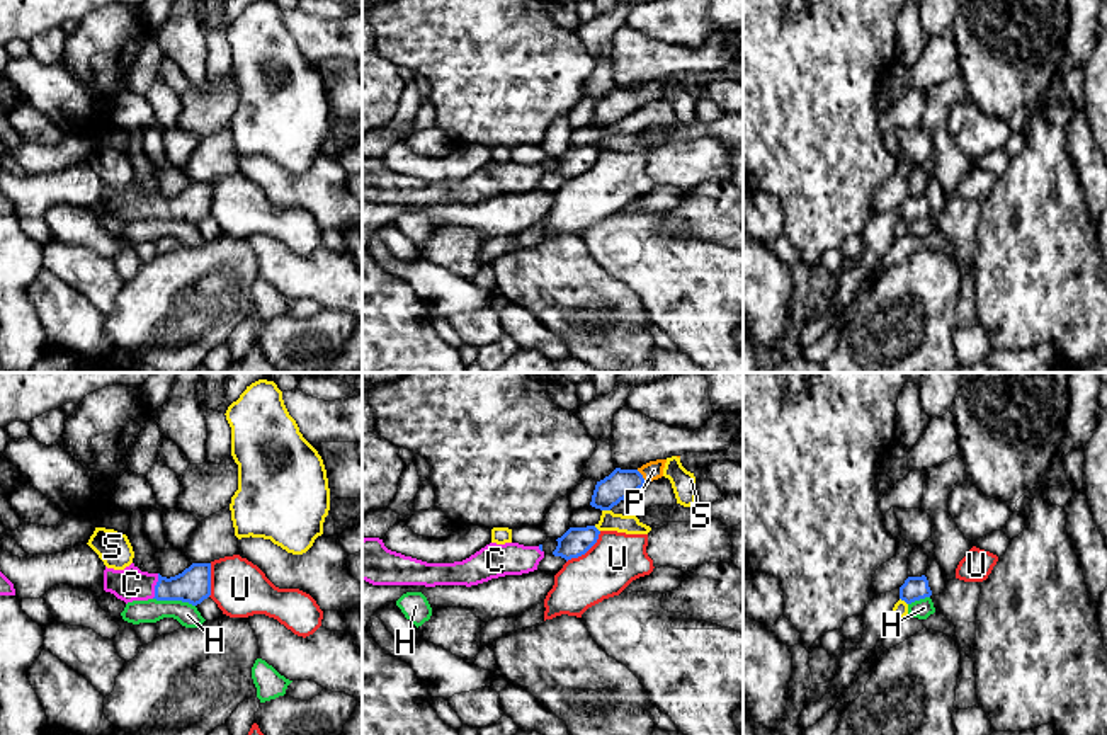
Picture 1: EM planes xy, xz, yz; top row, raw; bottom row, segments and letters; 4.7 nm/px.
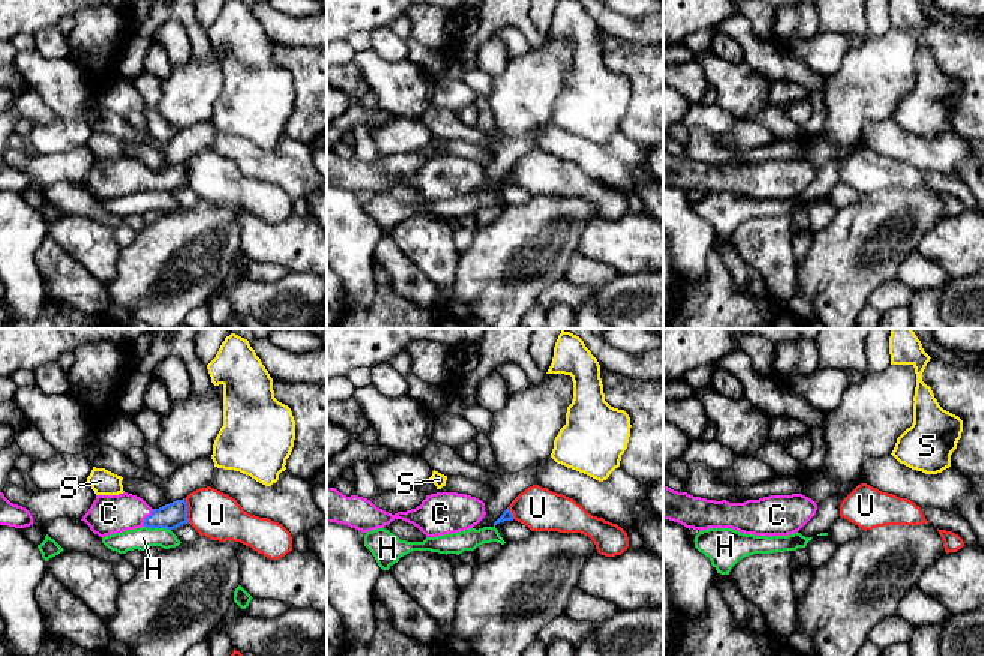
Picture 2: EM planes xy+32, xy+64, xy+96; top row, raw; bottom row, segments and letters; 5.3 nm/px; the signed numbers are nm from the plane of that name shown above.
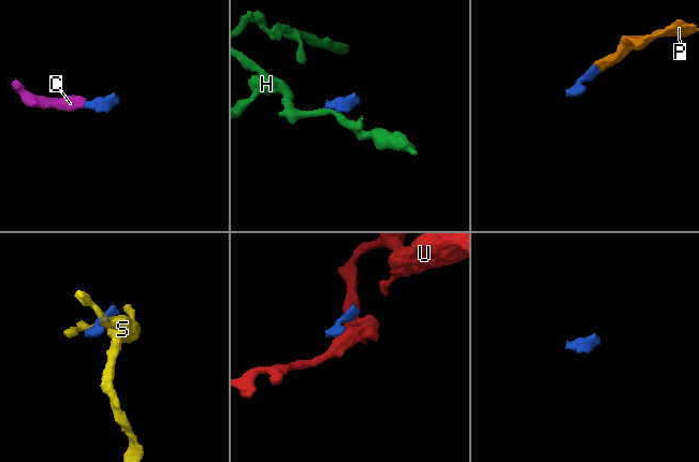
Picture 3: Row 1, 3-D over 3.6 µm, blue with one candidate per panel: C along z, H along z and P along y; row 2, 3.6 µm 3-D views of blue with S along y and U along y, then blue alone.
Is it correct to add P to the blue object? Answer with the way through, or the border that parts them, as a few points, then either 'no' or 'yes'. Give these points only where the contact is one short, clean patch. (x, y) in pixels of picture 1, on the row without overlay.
way xz (619, 102), (641, 96), (653, 89); yes

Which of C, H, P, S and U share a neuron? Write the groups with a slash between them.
C P / H / S / U

